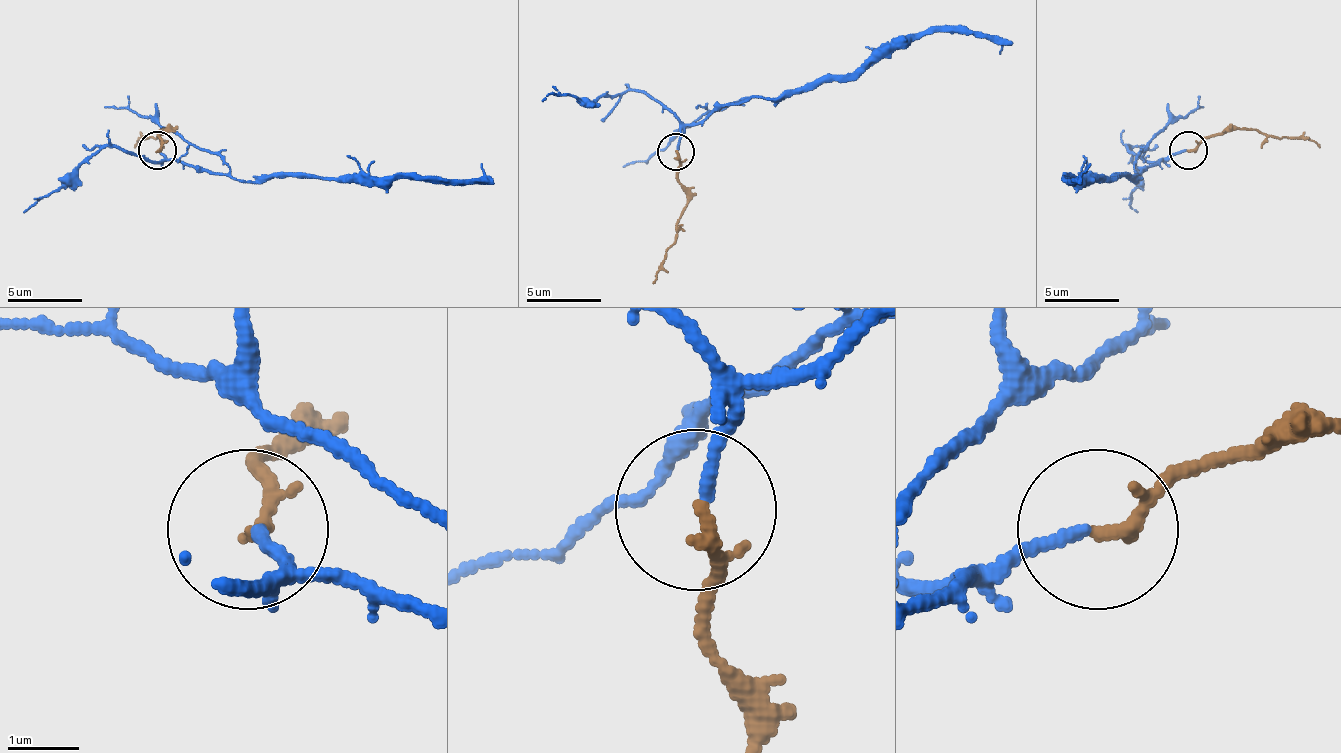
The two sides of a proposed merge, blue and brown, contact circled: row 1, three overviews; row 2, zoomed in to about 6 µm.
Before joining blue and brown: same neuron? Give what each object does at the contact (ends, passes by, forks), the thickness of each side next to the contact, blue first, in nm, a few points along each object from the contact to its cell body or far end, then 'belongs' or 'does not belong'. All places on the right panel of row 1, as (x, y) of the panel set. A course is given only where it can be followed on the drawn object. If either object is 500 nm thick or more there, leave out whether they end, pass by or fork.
blue ends | brown passes by | 150/140 nm | blue via (1187, 151), (1161, 162), (1135, 181), (1116, 177), (1067, 181), (1082, 173), (1090, 162) | brown via (1187, 151), (1213, 136), (1243, 128), (1307, 136), (1318, 147) | belongs

